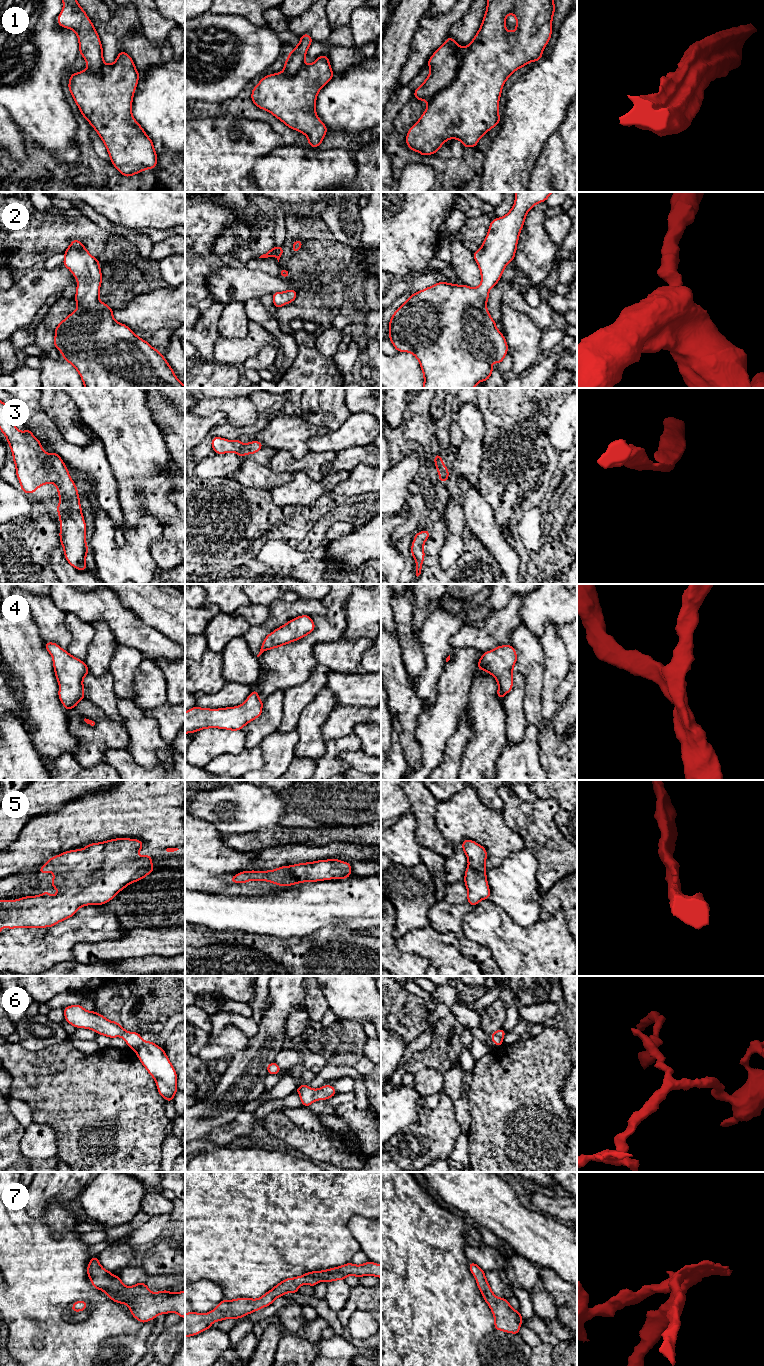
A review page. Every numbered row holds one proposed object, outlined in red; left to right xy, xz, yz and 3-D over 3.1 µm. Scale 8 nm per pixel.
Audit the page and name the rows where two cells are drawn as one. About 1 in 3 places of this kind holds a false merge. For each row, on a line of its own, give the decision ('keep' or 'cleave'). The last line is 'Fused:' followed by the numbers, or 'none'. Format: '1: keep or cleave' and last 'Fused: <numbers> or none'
1: cleave
2: keep
3: keep
4: keep
5: keep
6: keep
7: keep
Fused: 1

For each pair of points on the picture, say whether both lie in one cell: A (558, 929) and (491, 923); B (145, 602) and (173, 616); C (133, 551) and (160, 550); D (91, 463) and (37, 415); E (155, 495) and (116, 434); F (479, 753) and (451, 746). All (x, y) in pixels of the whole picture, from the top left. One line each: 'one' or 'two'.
A: one
B: one
C: two
D: one
E: one
F: two

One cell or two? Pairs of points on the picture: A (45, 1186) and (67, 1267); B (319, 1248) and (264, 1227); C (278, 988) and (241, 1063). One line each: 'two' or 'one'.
A: two
B: one
C: one

